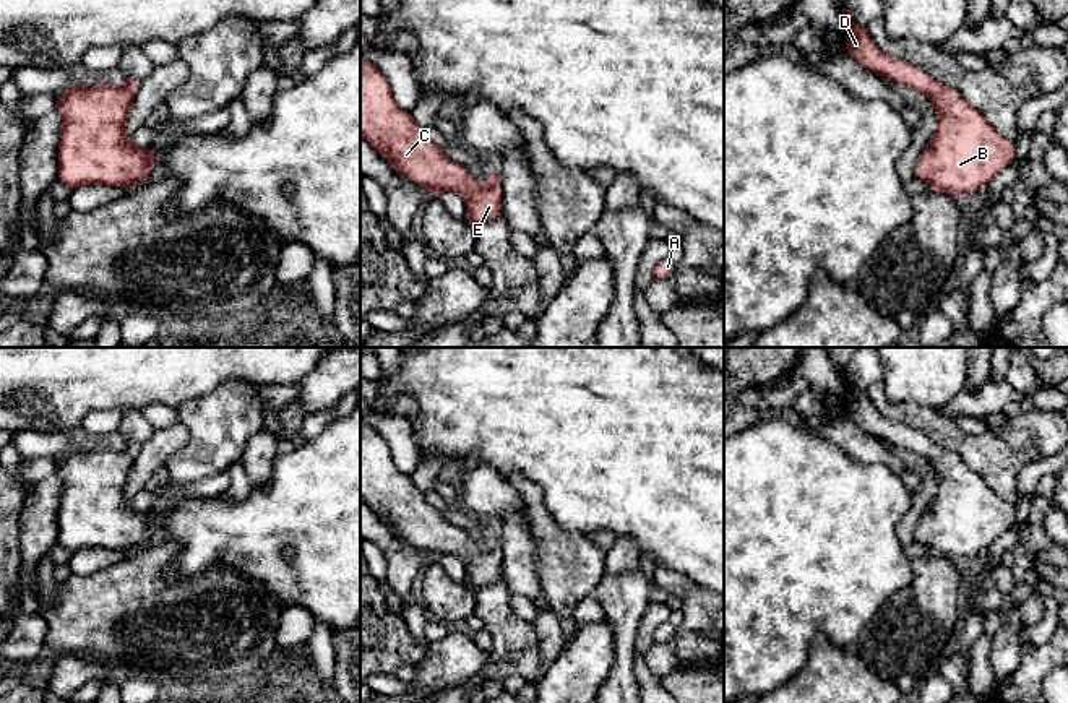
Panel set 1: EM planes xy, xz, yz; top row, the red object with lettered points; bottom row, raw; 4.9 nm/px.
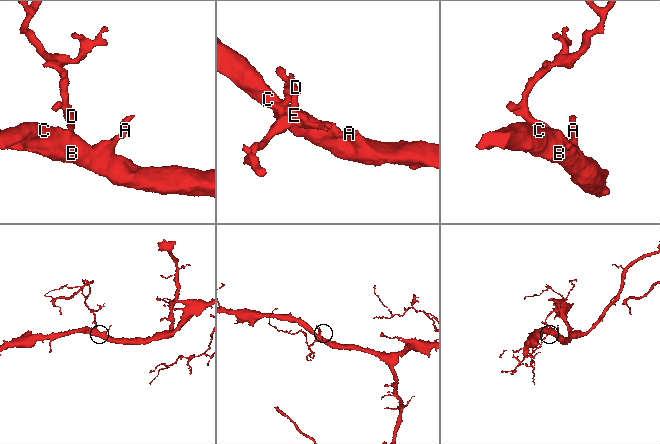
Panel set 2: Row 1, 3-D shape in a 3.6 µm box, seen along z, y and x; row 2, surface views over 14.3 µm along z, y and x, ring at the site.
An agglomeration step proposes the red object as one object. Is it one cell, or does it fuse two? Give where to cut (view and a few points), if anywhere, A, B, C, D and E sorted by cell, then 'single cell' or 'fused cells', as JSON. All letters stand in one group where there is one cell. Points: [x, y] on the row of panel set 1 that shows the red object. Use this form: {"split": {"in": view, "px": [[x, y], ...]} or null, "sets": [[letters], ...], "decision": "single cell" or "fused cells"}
{"split": null, "sets": [["A", "B", "C", "D", "E"]], "decision": "single cell"}

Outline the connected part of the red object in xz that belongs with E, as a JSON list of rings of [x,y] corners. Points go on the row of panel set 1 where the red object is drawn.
[[[360,50],[360,136],[380,154],[390,159],[396,174],[407,175],[414,183],[427,187],[433,195],[456,192],[466,200],[471,227],[492,221],[502,213],[500,174],[487,170],[487,187],[480,187],[469,170],[453,162],[435,143],[435,136],[417,125],[411,112],[401,109],[391,94],[391,88],[383,73],[370,63]]]

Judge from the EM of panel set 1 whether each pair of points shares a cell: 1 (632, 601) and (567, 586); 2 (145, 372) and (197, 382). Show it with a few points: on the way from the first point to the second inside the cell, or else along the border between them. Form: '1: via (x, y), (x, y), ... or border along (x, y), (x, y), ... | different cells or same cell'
1: border along (606, 573), (591, 595) | different cells
2: via (158, 372), (184, 372) | same cell

